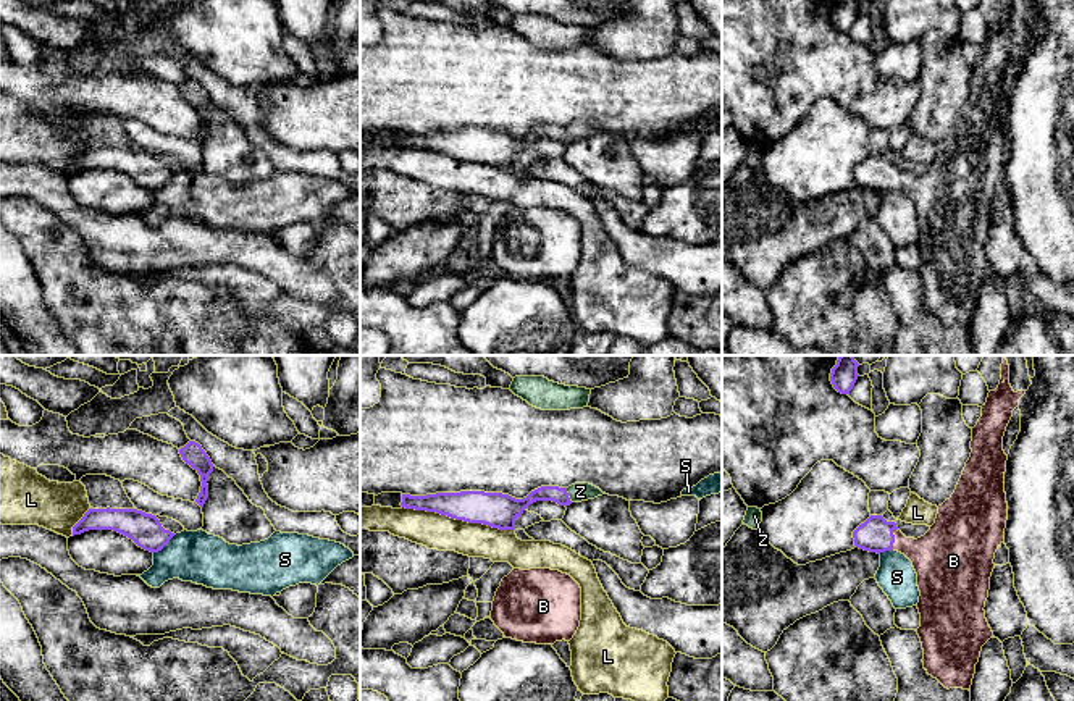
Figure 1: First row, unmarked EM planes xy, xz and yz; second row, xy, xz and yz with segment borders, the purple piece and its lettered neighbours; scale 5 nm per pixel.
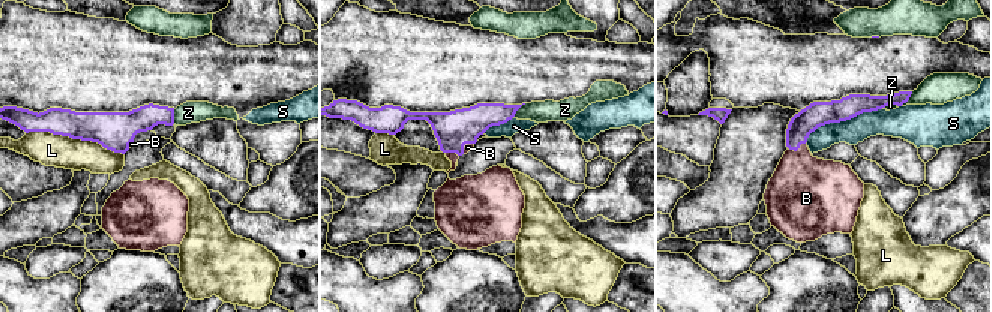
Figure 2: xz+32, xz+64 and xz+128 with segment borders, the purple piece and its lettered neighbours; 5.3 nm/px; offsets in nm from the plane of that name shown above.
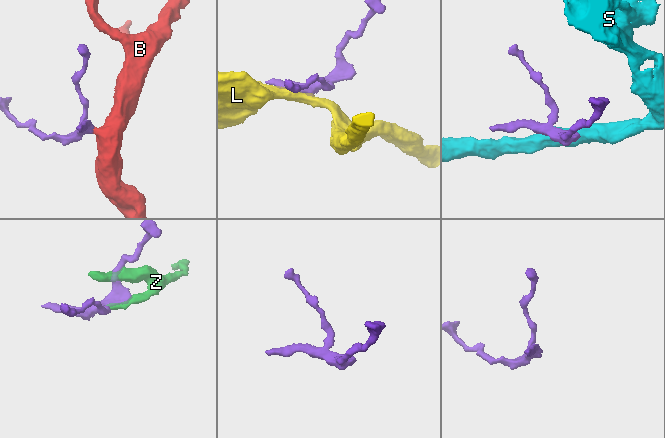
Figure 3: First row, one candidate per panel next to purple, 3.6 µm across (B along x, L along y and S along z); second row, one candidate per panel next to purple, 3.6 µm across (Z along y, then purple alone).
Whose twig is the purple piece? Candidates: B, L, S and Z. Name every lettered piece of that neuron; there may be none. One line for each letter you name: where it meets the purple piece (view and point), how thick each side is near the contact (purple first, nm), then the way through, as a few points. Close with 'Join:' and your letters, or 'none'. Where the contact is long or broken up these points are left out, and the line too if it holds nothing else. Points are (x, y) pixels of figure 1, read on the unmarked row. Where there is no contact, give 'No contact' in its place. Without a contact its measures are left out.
B: Touches purple at yz (893, 178). Thickness 180 nm (purple) against 280 nm. Path across: yz (876, 173), (893, 178), (940, 196)
Join: B

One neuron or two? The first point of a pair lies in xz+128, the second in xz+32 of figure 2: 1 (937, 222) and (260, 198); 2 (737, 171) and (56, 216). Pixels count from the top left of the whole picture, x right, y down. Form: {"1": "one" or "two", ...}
{"1": "one", "2": "one"}

